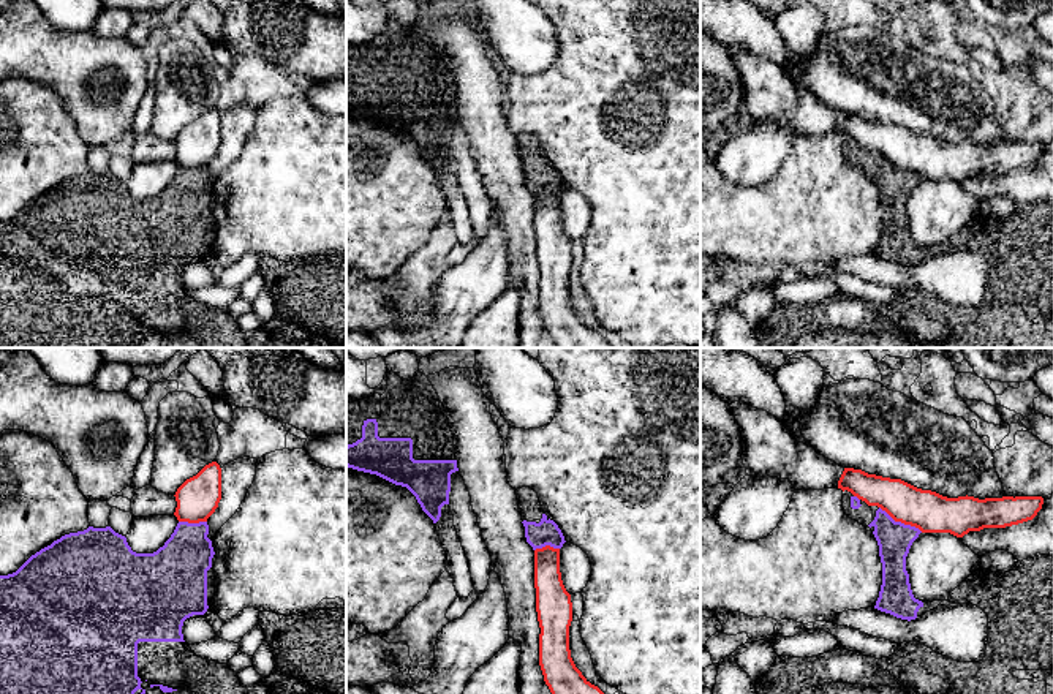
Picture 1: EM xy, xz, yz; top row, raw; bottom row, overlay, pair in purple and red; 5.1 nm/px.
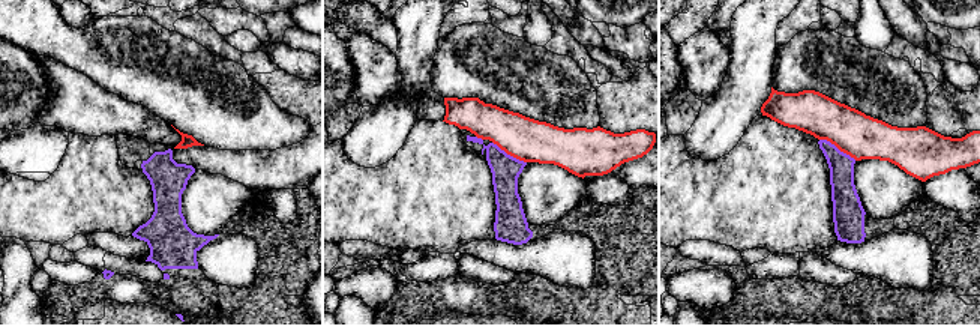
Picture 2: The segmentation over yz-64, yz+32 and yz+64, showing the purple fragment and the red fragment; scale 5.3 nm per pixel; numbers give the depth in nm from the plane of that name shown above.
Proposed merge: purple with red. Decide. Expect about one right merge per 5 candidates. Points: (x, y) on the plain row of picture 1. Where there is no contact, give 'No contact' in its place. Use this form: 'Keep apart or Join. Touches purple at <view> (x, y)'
Keep apart. Touches purple at yz (900, 168)

